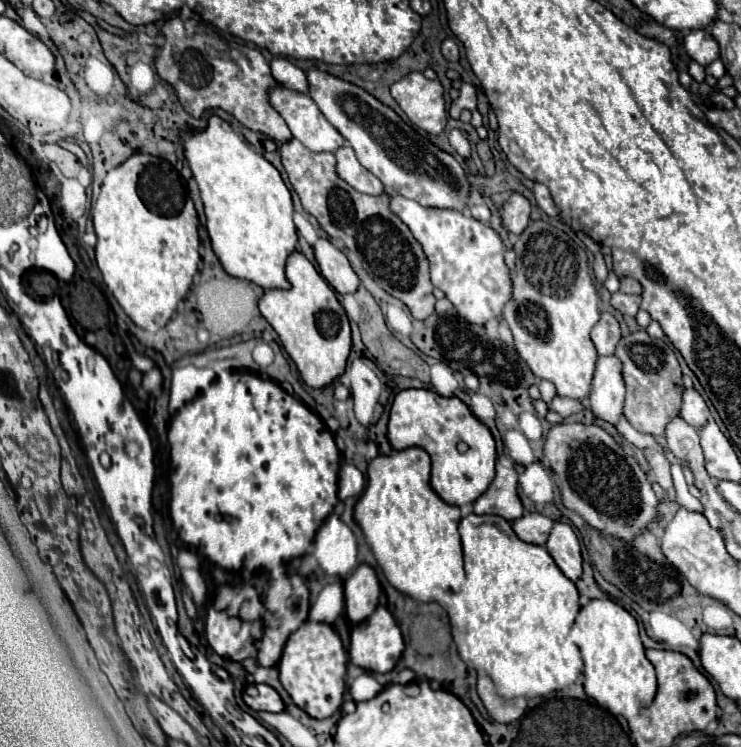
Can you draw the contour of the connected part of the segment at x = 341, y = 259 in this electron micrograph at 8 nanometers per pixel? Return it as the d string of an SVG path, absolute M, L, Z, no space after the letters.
M318 238L312 248L320 274L338 294L352 294L360 286L360 280L354 274L348 258L336 246L332 246L330 240Z

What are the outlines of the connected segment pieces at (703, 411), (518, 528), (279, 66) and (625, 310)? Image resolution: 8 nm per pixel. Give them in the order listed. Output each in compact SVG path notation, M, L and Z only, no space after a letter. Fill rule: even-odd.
M686 388L682 392L682 406L680 406L680 416L694 428L700 428L702 424L706 424L706 420L710 418L710 410L706 406L706 402L702 400L702 396L694 390L694 388Z
M525 510L522 518L512 522L512 528L520 540L544 546L548 540L548 534L552 530L552 524L554 522L548 516Z
M274 58L272 64L270 64L270 70L272 70L274 80L280 86L296 90L296 92L304 92L304 94L308 92L306 74L300 68L296 68L290 60L286 60L286 58Z
M614 292L610 304L612 304L618 312L622 312L624 316L636 316L636 312L638 312L638 308L640 308L640 296Z

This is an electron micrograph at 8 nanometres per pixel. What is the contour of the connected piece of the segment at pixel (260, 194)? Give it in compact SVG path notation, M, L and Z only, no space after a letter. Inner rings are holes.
M214 114L208 118L206 128L188 126L184 132L180 132L180 142L188 166L192 170L192 176L198 182L200 198L204 202L206 230L212 242L212 250L218 256L222 268L230 276L250 280L262 288L290 288L284 274L284 262L288 254L296 250L298 234L292 222L294 206L290 190L282 182L280 172L264 156L252 152L252 148L244 142L244 138L238 136L228 122L224 122Z

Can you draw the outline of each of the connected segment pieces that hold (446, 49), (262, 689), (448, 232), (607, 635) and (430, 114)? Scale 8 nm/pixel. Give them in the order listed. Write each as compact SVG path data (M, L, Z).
M446 38L444 42L442 42L442 54L444 54L444 58L446 60L450 60L450 62L458 62L458 46L456 46L456 42L452 40L452 38Z
M248 684L242 690L242 698L244 698L244 702L254 712L260 712L260 710L266 710L266 712L284 712L282 698L268 684Z
M392 194L390 210L422 244L430 260L432 284L448 296L466 322L486 324L488 320L496 320L496 316L502 314L502 308L512 294L512 282L504 264L504 244L490 226L456 210L424 208L400 194Z
M590 600L580 608L572 626L572 640L584 660L584 692L612 714L630 718L646 708L656 696L656 672L644 656L638 622L616 602Z
M410 72L392 84L392 96L404 114L424 132L440 134L446 128L444 90L438 80L426 80L420 72Z

